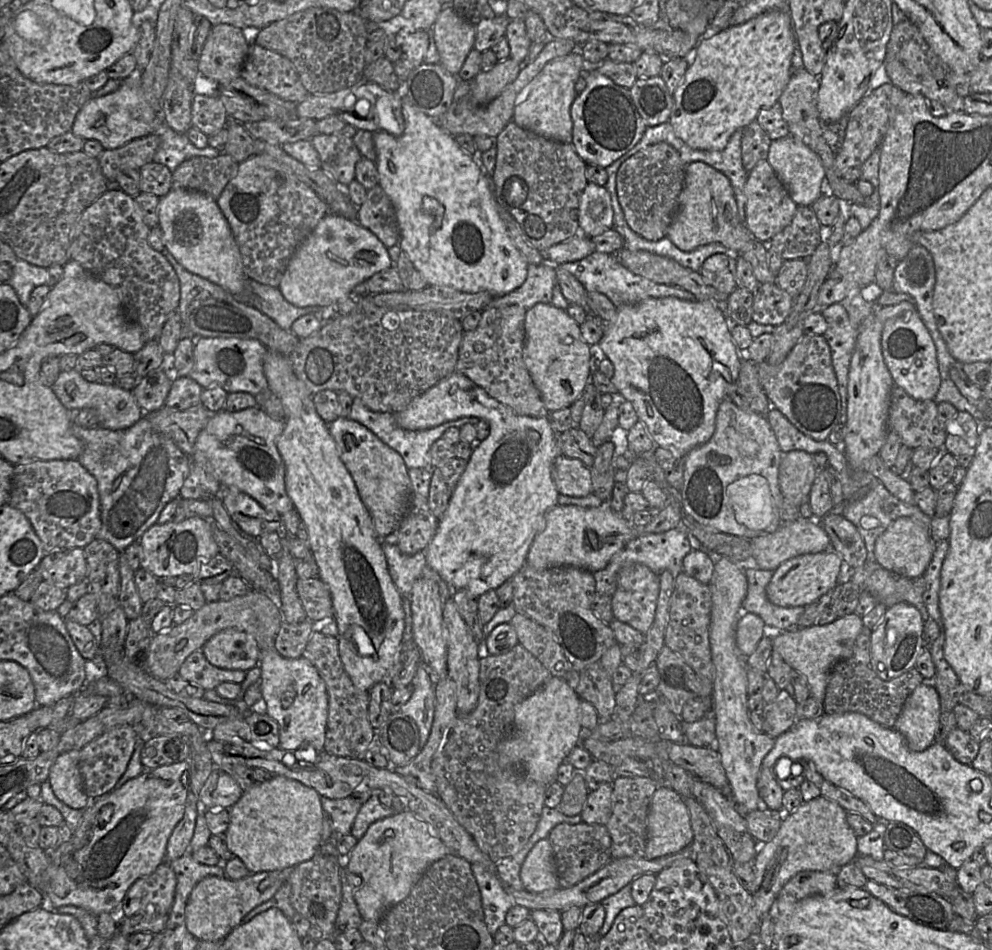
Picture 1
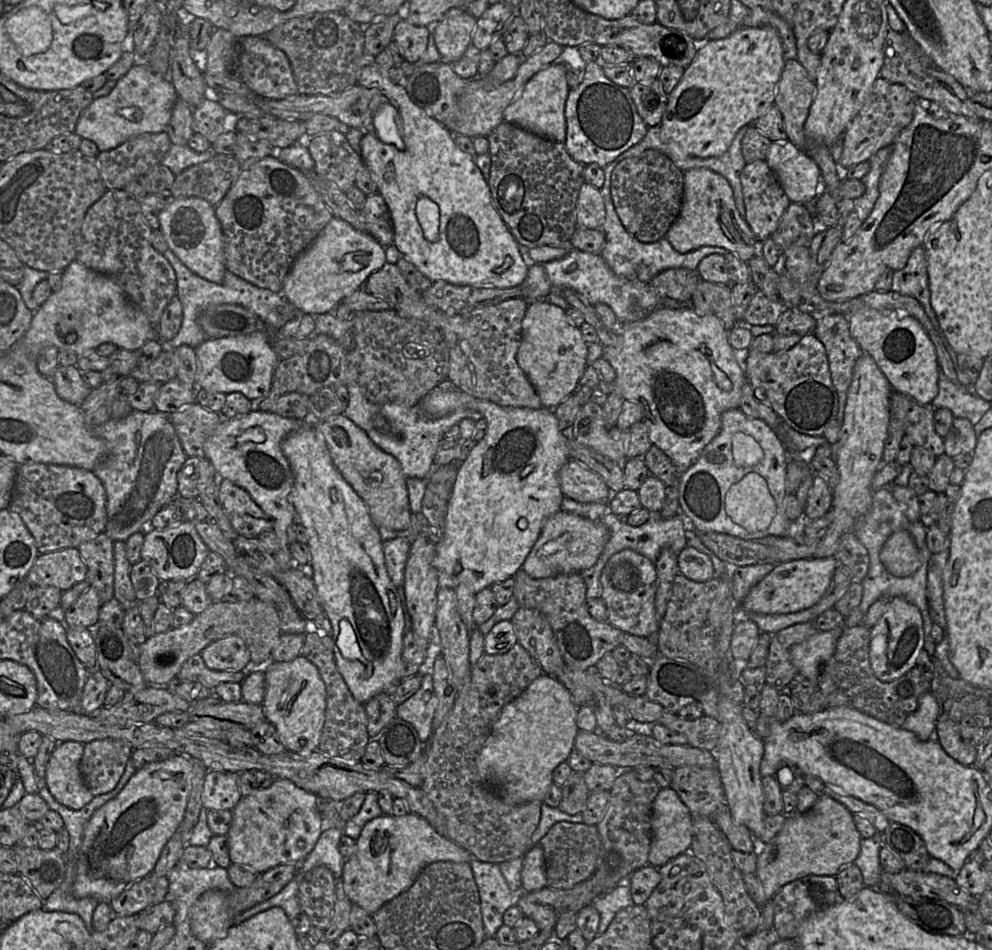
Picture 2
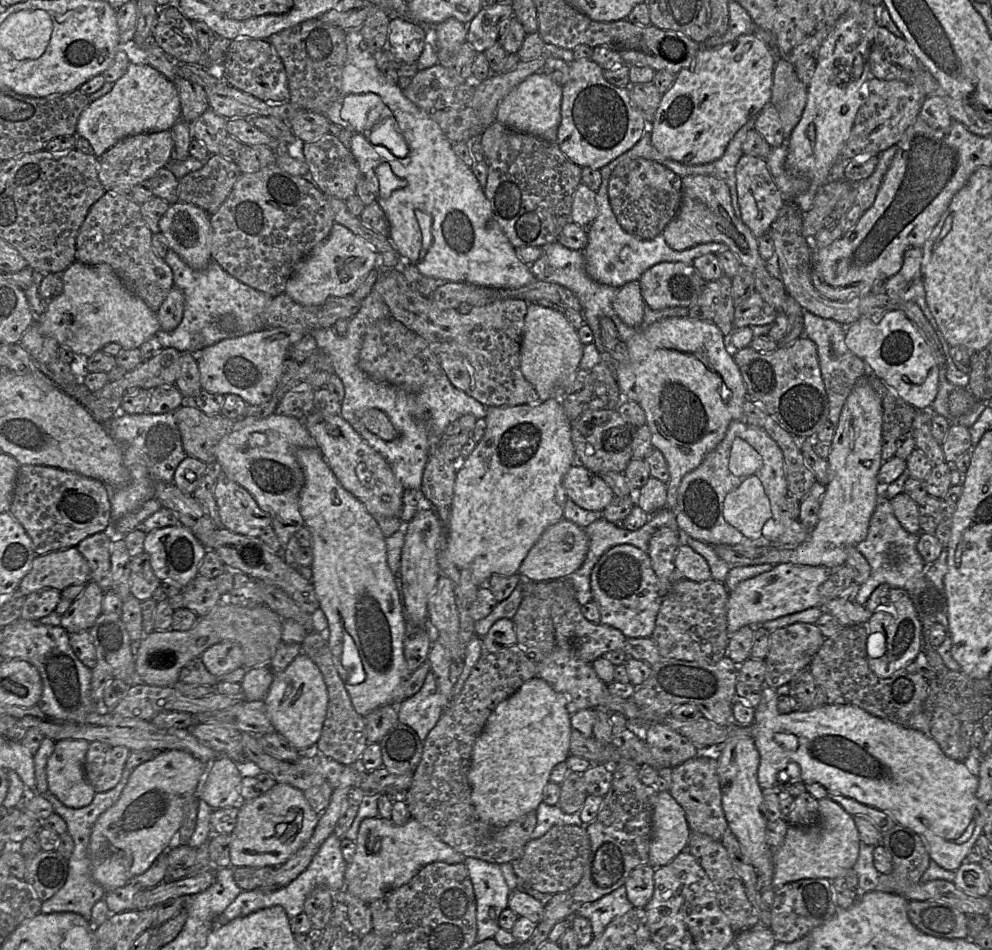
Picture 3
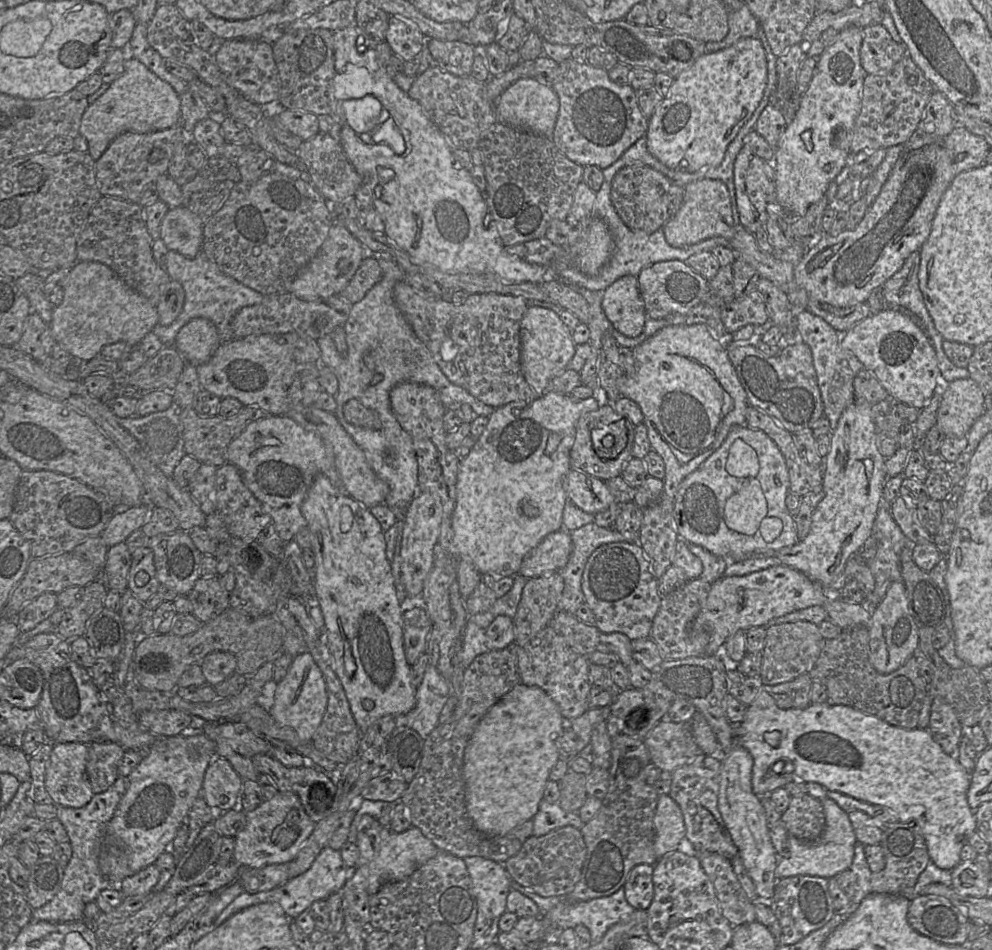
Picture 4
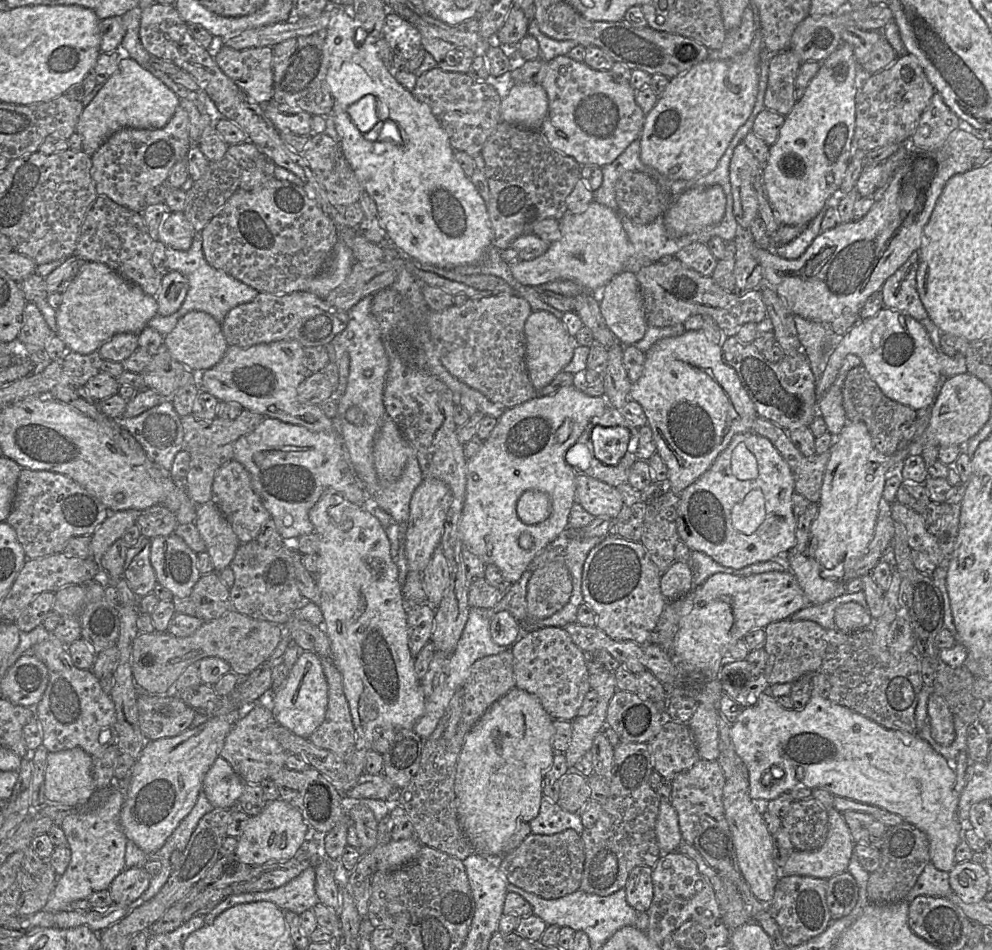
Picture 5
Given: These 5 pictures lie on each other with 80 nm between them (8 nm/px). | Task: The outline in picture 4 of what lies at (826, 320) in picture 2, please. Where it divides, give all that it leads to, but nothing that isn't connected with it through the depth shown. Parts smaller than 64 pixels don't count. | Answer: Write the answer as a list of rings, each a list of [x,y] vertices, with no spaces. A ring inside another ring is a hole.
[[[797,310],[798,340],[807,344],[813,356],[817,383],[824,406],[824,416],[830,422],[831,430],[838,425],[843,411],[854,403],[853,381],[864,365],[850,351],[841,345],[842,333],[835,330],[823,318],[804,310]]]

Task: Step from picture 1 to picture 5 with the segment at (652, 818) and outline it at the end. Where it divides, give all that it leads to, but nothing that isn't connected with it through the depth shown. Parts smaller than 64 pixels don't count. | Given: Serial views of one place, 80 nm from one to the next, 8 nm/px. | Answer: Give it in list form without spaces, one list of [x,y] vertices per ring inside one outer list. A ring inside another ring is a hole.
[[[660,802],[655,832],[662,855],[677,851],[683,840],[677,811],[670,802]]]

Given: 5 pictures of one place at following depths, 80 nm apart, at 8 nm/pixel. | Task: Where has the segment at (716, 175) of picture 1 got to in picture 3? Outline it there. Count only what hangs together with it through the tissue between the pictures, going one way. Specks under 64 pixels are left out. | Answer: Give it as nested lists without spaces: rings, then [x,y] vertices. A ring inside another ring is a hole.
[[[690,175],[682,178],[682,201],[679,211],[663,229],[662,234],[667,245],[677,251],[717,242],[728,246],[742,266],[752,272],[766,265],[759,253],[758,239],[735,215],[728,185],[714,176]]]

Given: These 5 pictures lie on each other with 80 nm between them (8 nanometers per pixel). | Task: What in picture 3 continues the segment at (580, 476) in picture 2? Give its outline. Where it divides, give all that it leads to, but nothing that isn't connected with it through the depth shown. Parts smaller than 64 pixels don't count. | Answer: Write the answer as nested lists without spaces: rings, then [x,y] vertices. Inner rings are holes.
[[[578,463],[566,473],[563,487],[567,498],[590,511],[603,511],[615,496],[601,476]]]

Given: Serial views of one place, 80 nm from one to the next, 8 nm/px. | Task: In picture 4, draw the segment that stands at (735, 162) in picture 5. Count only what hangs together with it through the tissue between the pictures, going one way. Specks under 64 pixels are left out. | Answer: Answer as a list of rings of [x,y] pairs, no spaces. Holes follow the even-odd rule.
[[[743,146],[734,163],[734,183],[741,225],[754,234],[766,225],[768,202],[776,200],[774,167],[772,163],[758,157],[749,147]]]

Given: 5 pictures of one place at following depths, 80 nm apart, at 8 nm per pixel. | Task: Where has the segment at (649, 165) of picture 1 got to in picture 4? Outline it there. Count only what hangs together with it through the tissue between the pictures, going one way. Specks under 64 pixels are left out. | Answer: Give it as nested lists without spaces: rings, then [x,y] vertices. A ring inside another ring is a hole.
[[[634,163],[621,168],[615,174],[610,196],[625,225],[633,230],[652,233],[663,227],[677,213],[683,201],[684,187],[643,163]]]

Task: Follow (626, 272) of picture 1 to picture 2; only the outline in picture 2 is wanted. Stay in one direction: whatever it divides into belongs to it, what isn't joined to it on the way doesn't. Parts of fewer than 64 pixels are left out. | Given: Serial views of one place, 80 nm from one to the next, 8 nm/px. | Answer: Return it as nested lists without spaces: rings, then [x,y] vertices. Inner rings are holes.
[[[572,249],[561,259],[544,262],[543,267],[554,289],[573,289],[584,295],[592,306],[598,303],[608,305],[619,324],[641,320],[660,308],[678,309],[691,306],[690,301],[676,301],[657,295],[649,283],[638,278],[616,275],[600,254]]]

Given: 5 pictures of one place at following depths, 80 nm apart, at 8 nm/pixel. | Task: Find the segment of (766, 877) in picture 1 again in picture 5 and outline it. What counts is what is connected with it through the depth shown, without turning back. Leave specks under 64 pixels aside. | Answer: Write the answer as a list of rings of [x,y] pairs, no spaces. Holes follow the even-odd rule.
[[[827,809],[829,831],[823,846],[815,851],[794,850],[780,868],[780,876],[812,876],[828,880],[847,870],[854,841],[841,812]]]

